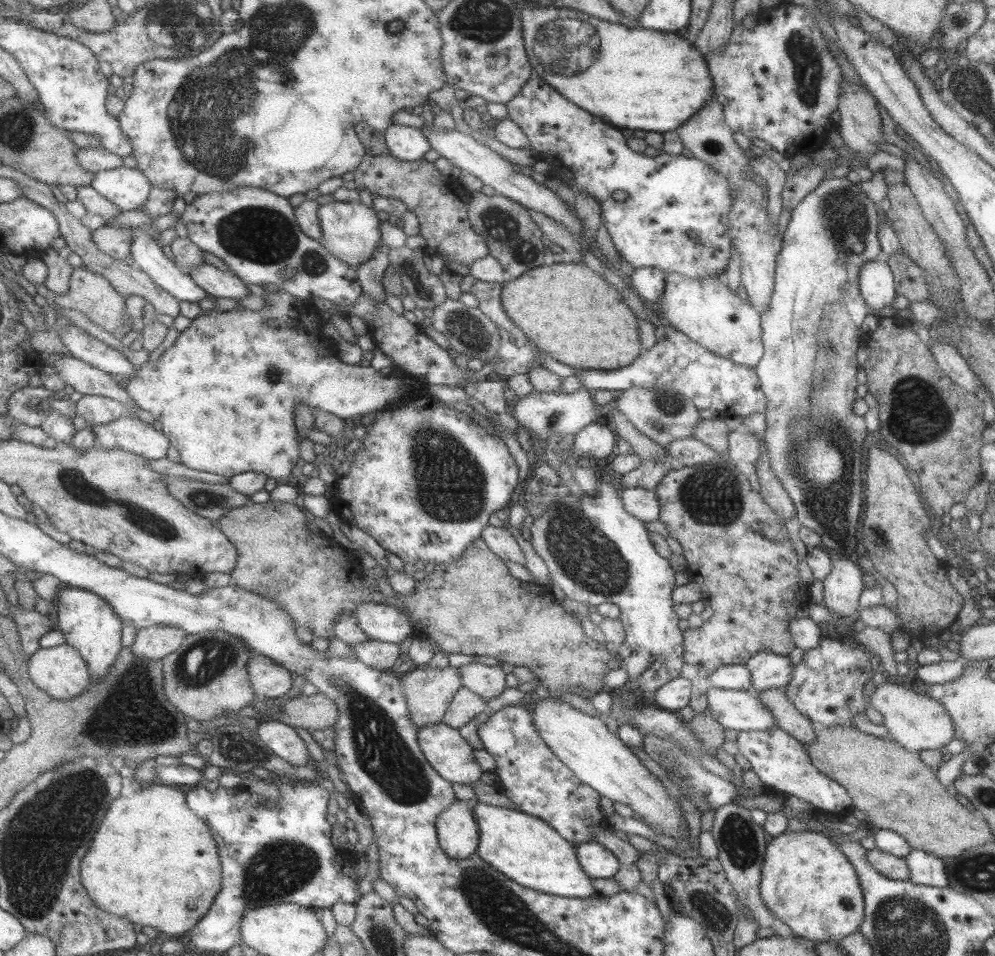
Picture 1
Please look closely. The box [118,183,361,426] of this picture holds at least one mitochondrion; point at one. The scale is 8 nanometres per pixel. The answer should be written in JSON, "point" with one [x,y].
{"point":[258,234]}

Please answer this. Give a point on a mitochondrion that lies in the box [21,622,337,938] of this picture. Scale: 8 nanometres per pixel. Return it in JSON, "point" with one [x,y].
{"point":[282,868]}

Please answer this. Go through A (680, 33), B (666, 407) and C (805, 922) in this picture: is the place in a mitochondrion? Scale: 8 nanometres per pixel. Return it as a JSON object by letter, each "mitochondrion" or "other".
{"A":"other","B":"mitochondrion","C":"other"}

